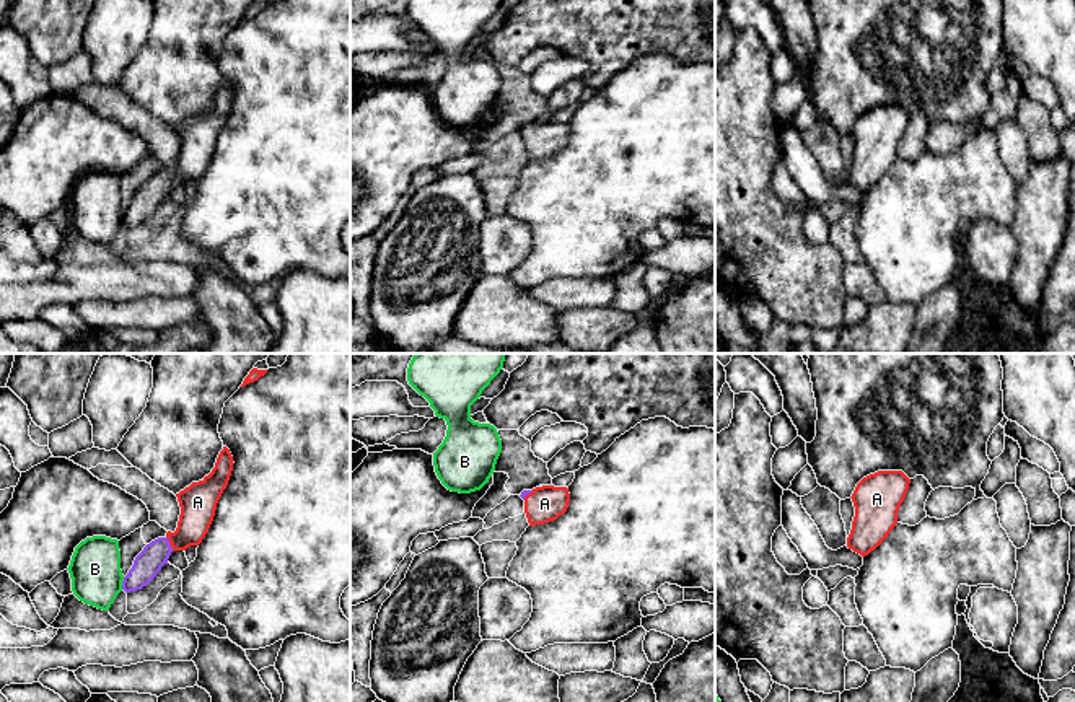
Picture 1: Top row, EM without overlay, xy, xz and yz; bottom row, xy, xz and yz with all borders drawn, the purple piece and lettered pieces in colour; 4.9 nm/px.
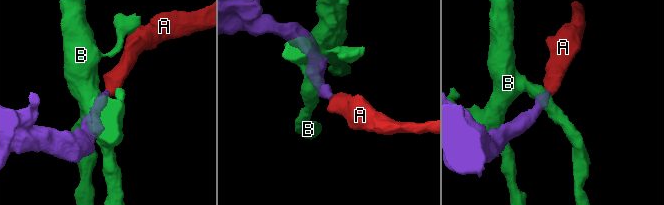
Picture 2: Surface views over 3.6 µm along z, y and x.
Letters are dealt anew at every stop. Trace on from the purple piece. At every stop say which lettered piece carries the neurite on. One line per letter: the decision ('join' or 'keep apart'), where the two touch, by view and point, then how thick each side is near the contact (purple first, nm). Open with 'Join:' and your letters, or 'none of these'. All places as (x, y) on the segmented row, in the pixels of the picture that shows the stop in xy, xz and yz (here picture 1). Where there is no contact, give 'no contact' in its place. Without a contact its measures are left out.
Join: A
A: join; contact xy (168, 543); calibres 140 and 180 nm
B: keep apart; contact xy (122, 583); calibres 140 and 260 nm

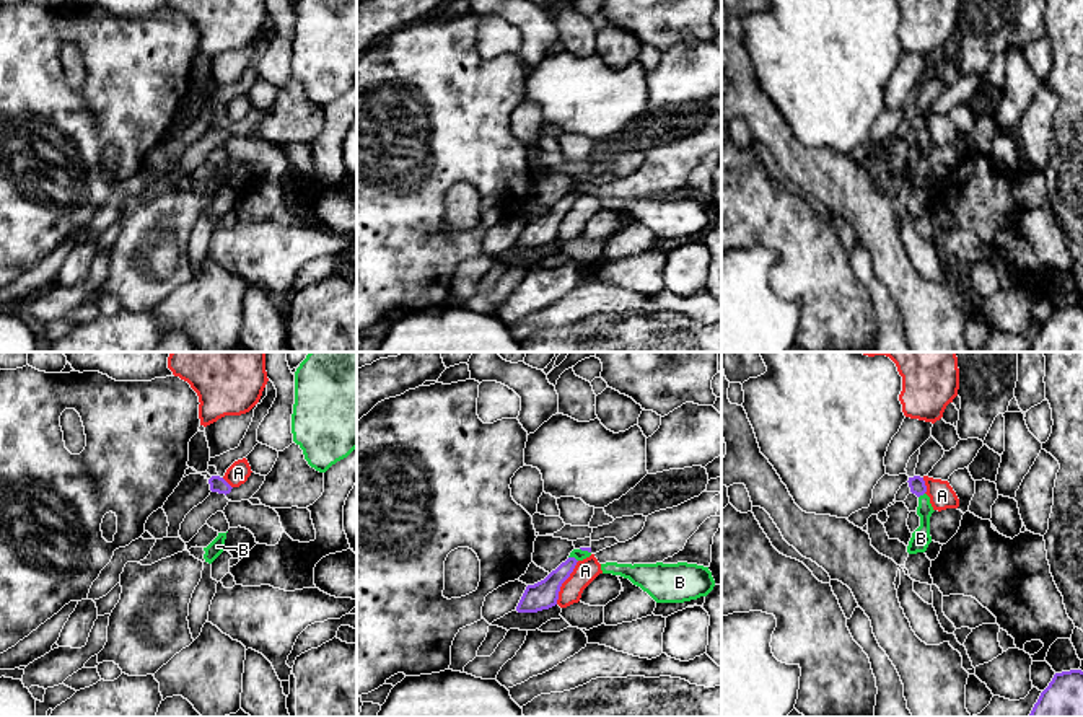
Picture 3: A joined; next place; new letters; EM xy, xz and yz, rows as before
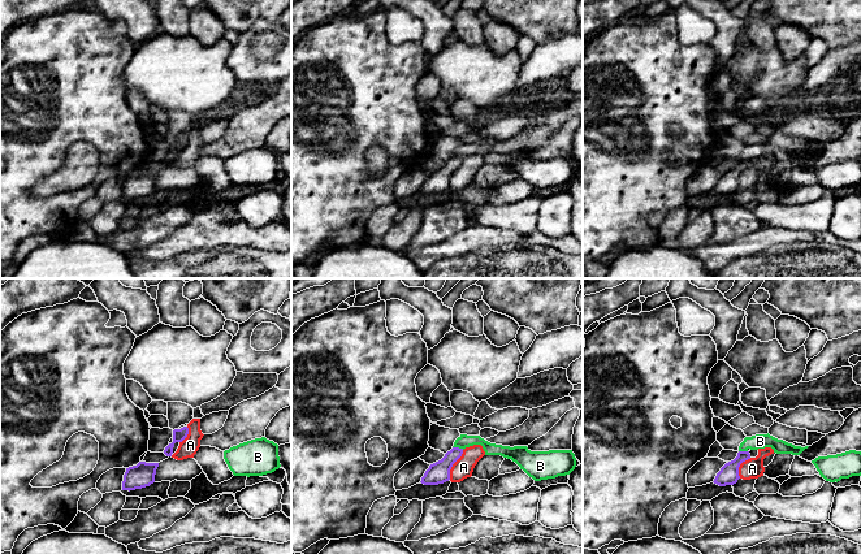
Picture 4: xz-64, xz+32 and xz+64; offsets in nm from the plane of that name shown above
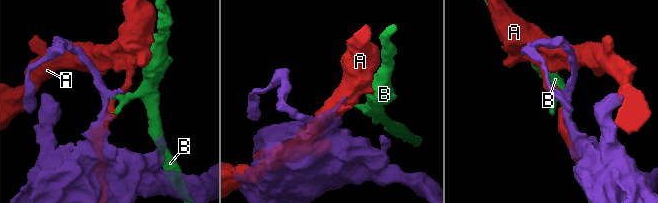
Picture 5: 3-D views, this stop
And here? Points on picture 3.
Join: none of these
A: keep apart; contact xz (564, 580); calibres 140 and 120 nm
B: keep apart; contact xz (574, 558); calibres 140 and 60 nm

